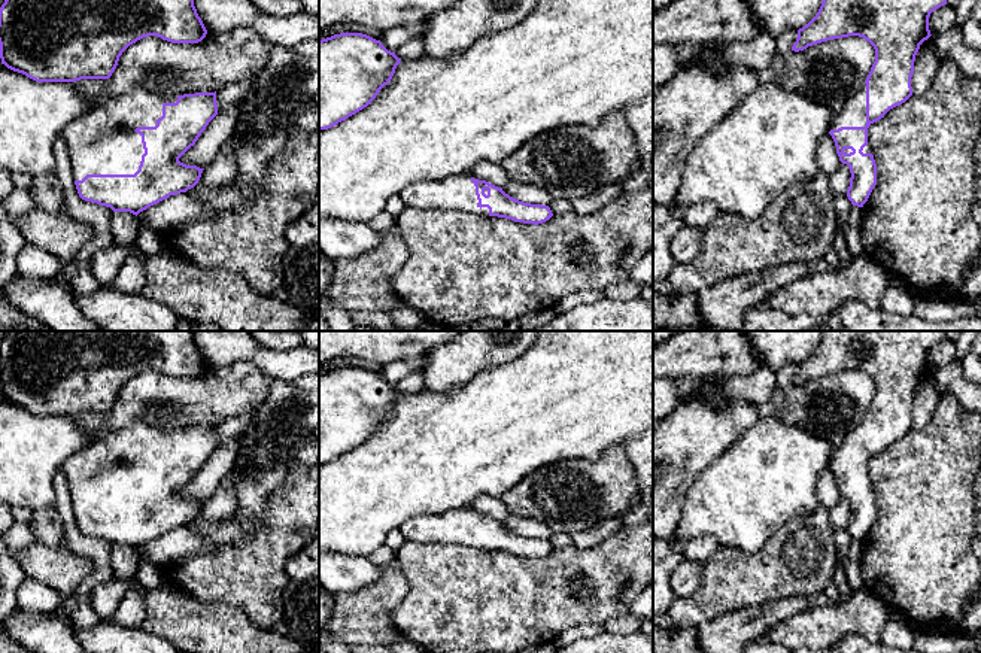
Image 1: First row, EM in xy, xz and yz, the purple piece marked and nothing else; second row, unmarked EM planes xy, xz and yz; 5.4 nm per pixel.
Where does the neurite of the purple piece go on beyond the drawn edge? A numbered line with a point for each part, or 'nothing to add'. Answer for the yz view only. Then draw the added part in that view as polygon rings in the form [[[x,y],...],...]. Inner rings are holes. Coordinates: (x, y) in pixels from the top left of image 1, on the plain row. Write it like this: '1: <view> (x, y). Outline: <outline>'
1: yz (853, 448). Outline: [[[866,417],[854,426],[842,440],[841,446],[833,450],[830,464],[841,461],[866,459]]]

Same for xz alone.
1: xz (458, 527). Outline: [[[470,508],[417,516],[407,520],[400,529],[407,541],[462,544],[489,550],[488,541],[477,540],[476,520]]]

